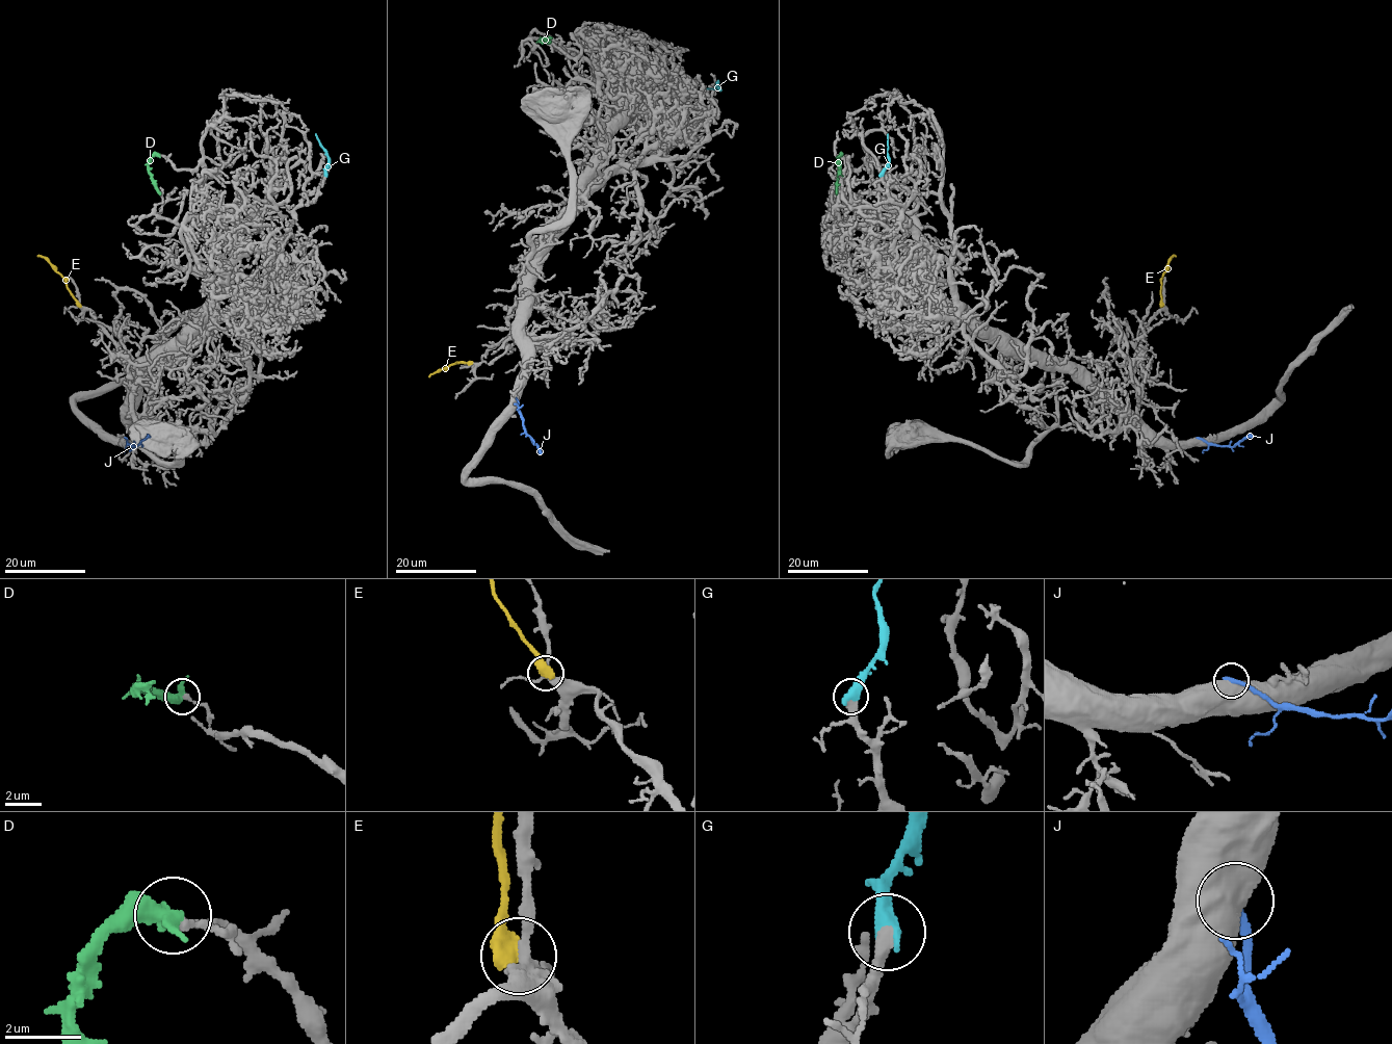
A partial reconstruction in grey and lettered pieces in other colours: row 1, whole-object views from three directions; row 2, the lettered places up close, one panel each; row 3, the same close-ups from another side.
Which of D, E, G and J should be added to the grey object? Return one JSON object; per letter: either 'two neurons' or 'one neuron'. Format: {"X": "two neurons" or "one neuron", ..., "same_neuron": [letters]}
{"D": "two neurons", "E": "two neurons", "G": "one neuron", "J": "two neurons", "same_neuron": ["G"]}

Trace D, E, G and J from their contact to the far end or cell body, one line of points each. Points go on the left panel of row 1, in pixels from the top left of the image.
D: (158, 155), (151, 157), (148, 173), (160, 194)
E: (78, 306), (63, 278), (37, 256)
G: (325, 174), (329, 156), (315, 133)
J: (126, 438), (129, 444), (136, 446), (149, 437)

